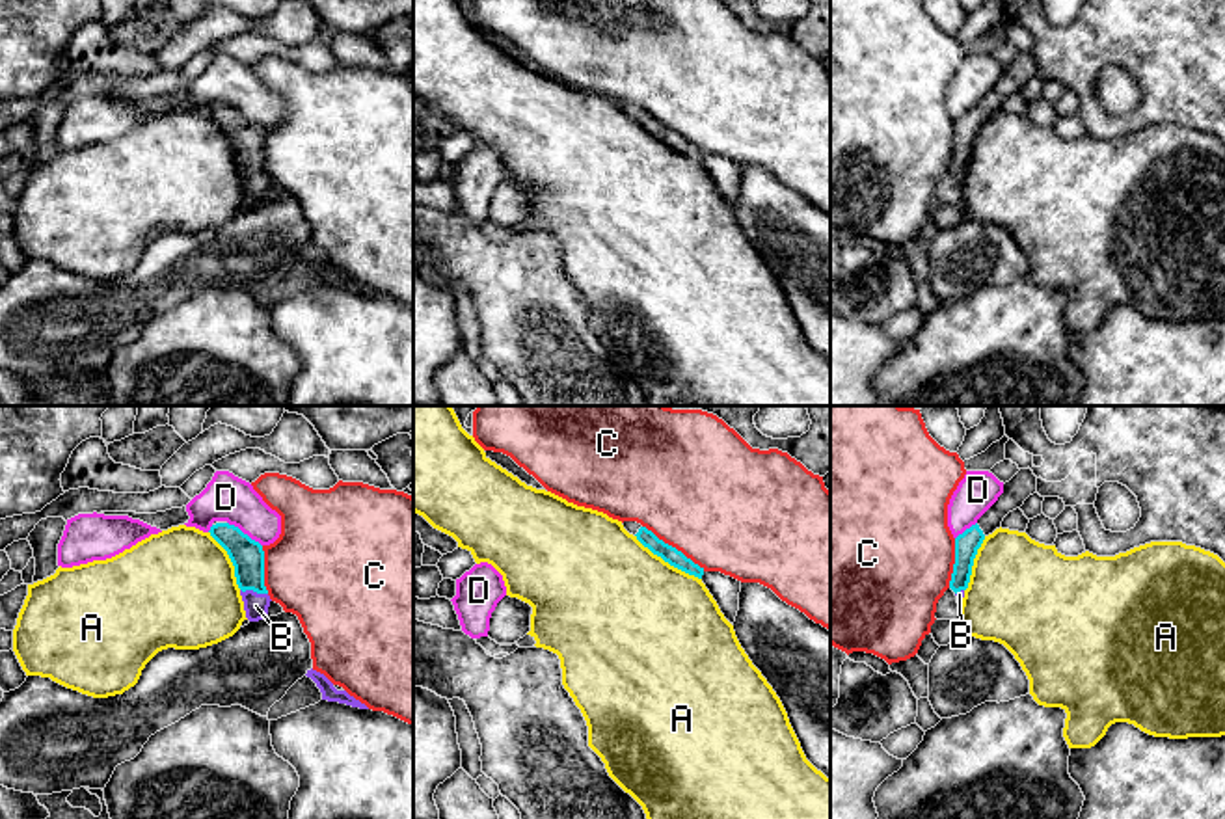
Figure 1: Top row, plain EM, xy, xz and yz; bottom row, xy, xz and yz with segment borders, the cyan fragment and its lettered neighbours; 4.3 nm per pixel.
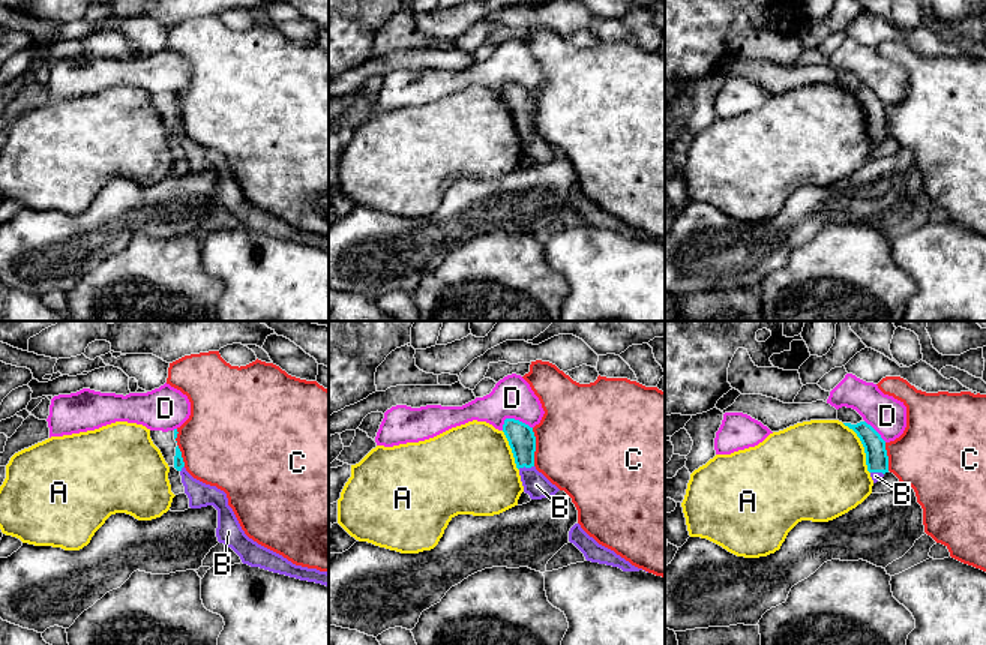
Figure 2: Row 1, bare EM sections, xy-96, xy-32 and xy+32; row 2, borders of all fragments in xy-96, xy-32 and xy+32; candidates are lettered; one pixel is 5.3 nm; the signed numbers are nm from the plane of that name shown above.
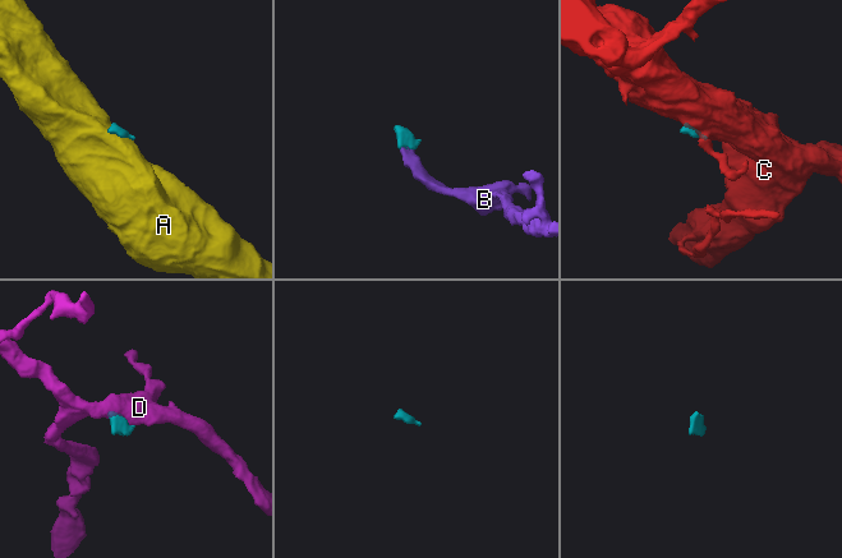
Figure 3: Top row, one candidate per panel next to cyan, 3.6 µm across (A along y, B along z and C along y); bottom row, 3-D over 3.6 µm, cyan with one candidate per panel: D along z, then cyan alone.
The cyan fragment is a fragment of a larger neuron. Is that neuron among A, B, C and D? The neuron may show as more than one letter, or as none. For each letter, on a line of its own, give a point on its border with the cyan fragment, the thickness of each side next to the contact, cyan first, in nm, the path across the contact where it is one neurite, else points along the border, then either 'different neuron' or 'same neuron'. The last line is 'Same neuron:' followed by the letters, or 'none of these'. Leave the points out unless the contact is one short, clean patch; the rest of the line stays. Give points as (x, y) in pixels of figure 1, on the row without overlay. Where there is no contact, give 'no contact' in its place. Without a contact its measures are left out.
A: contact xz (667, 144); calibres 70 and 480 nm; border xz (635, 118), (654, 136), (700, 162); different neuron
B: contact xy (254, 174); calibres 140 and 110 nm; way xy (246, 138), (254, 174), (255, 188); same neuron
C: contact xz (674, 131); calibres 70 and 500 nm; border xz (643, 108), (704, 153); different neuron
D: contact xy (242, 116); calibres 140 and 200 nm; border xy (228, 105), (261, 129); different neuron
Same neuron: B

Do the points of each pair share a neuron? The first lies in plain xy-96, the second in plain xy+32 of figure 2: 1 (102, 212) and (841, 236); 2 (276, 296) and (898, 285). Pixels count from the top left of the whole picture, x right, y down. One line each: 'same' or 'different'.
1: different
2: different

